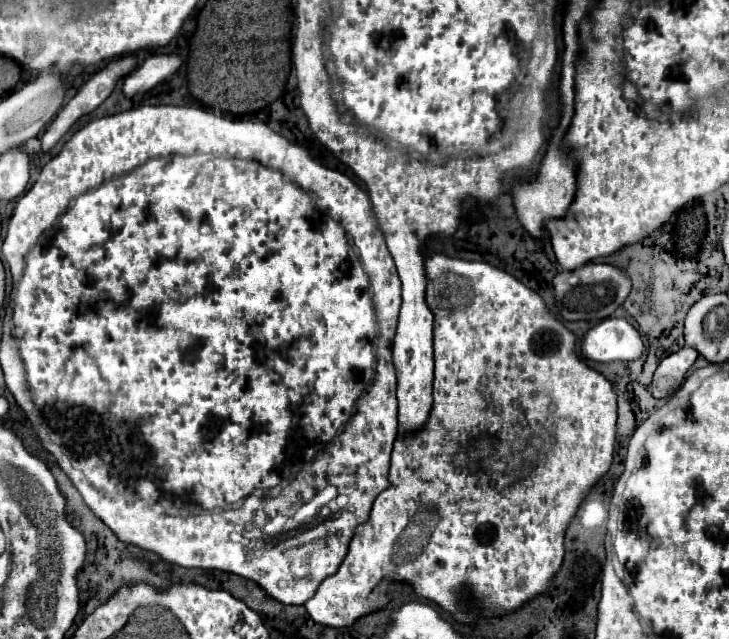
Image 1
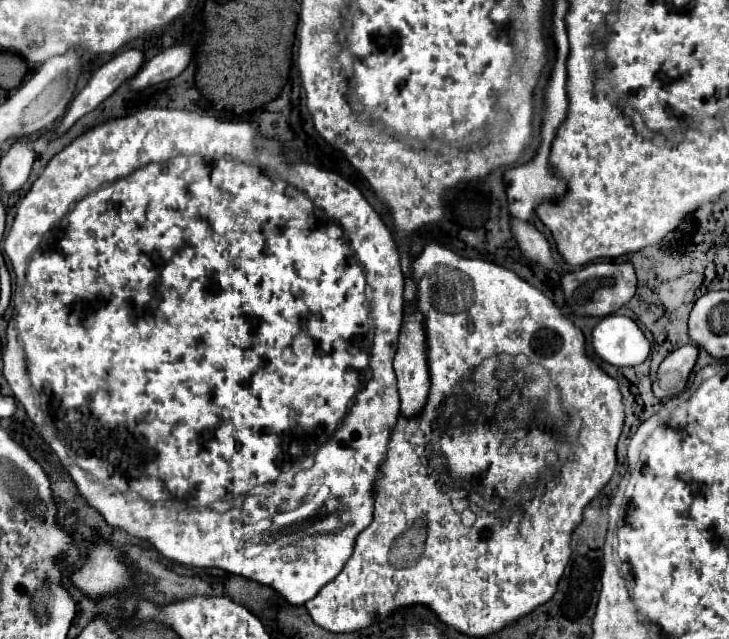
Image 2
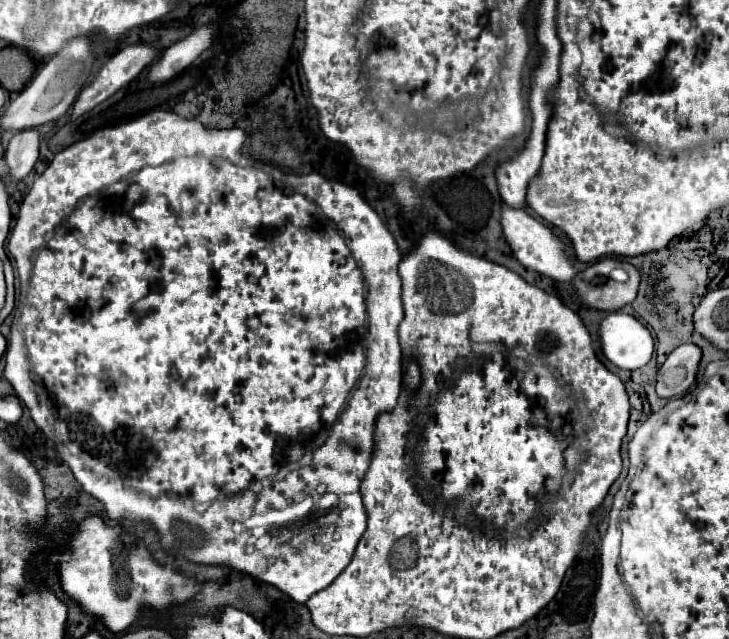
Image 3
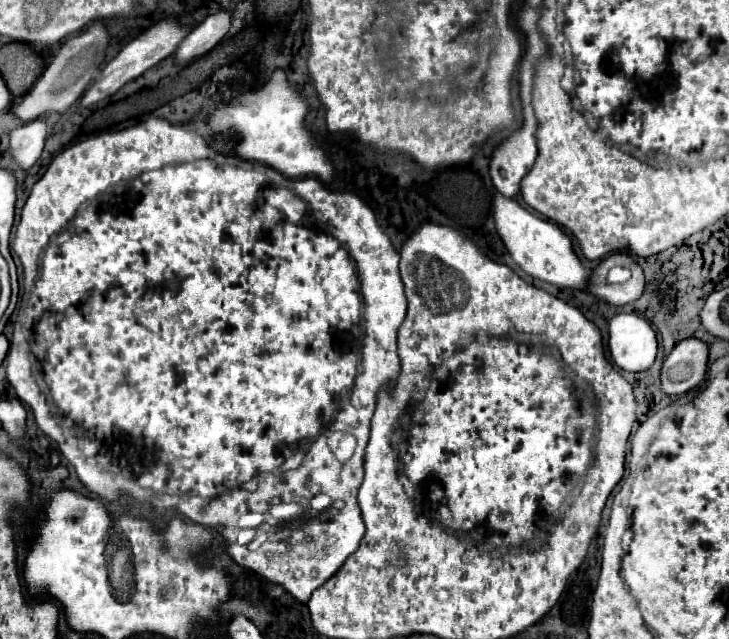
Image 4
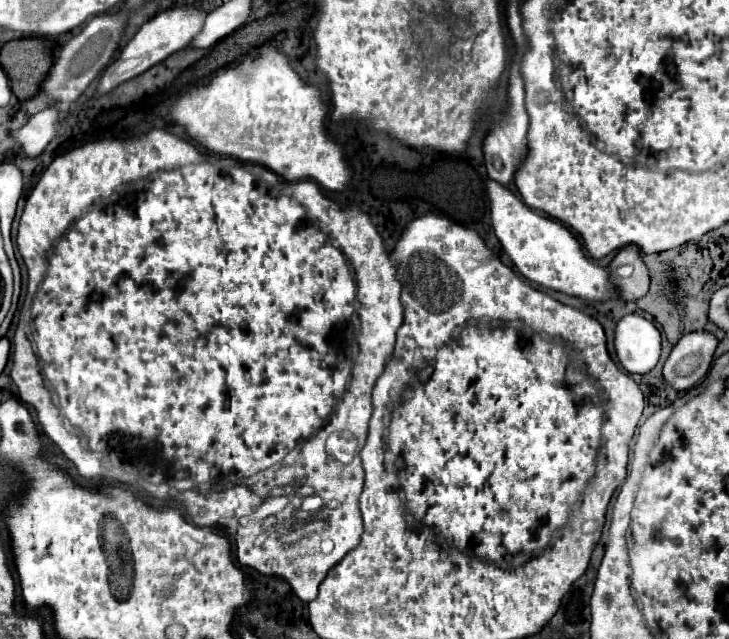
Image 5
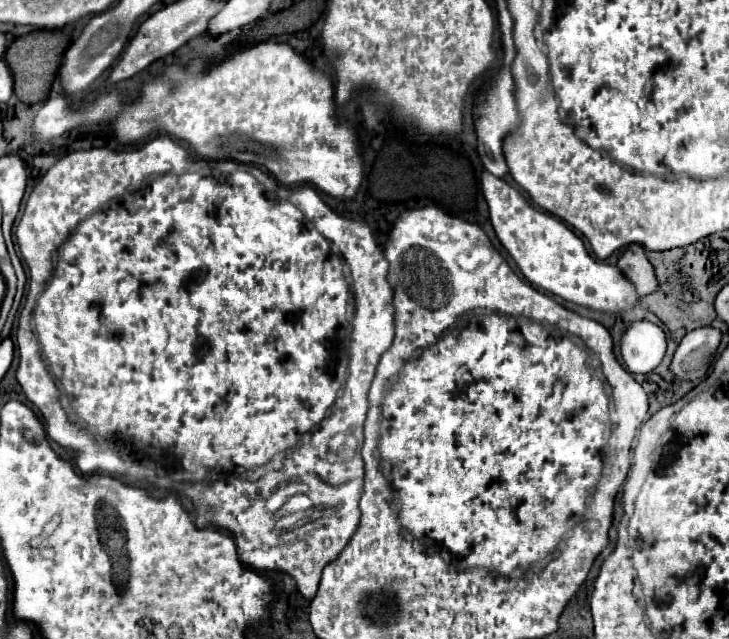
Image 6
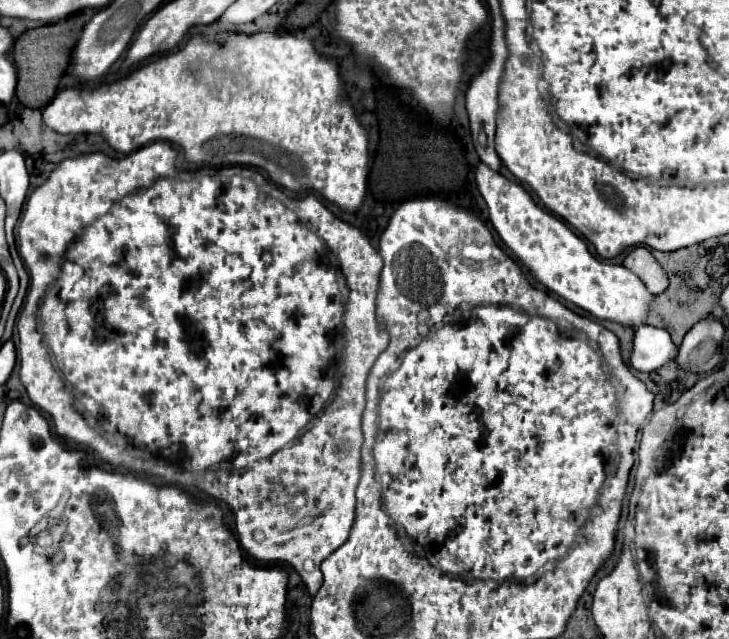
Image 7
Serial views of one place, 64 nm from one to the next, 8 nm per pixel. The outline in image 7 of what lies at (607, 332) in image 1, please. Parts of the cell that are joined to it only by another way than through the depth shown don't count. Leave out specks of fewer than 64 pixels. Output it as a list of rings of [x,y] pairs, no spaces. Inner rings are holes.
[[[644,326],[634,334],[634,350],[630,364],[640,372],[654,372],[678,358],[678,346],[662,328]]]

